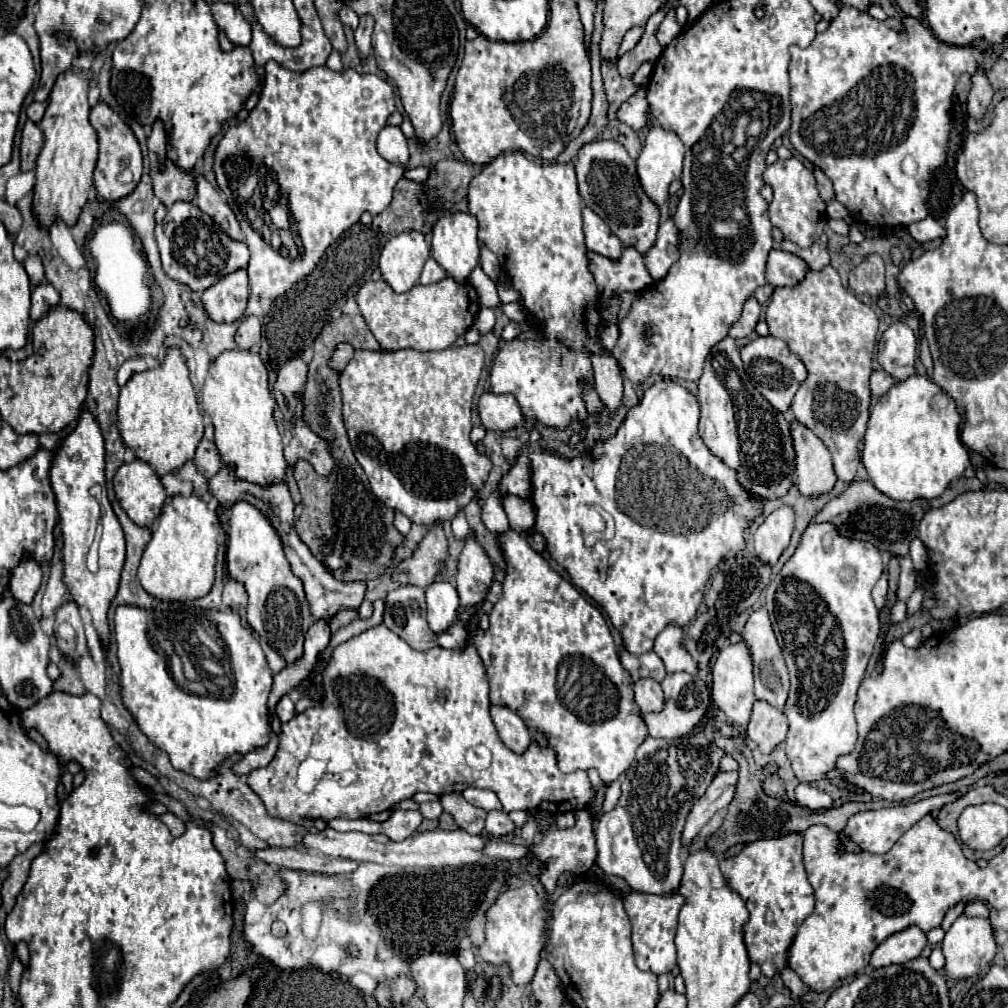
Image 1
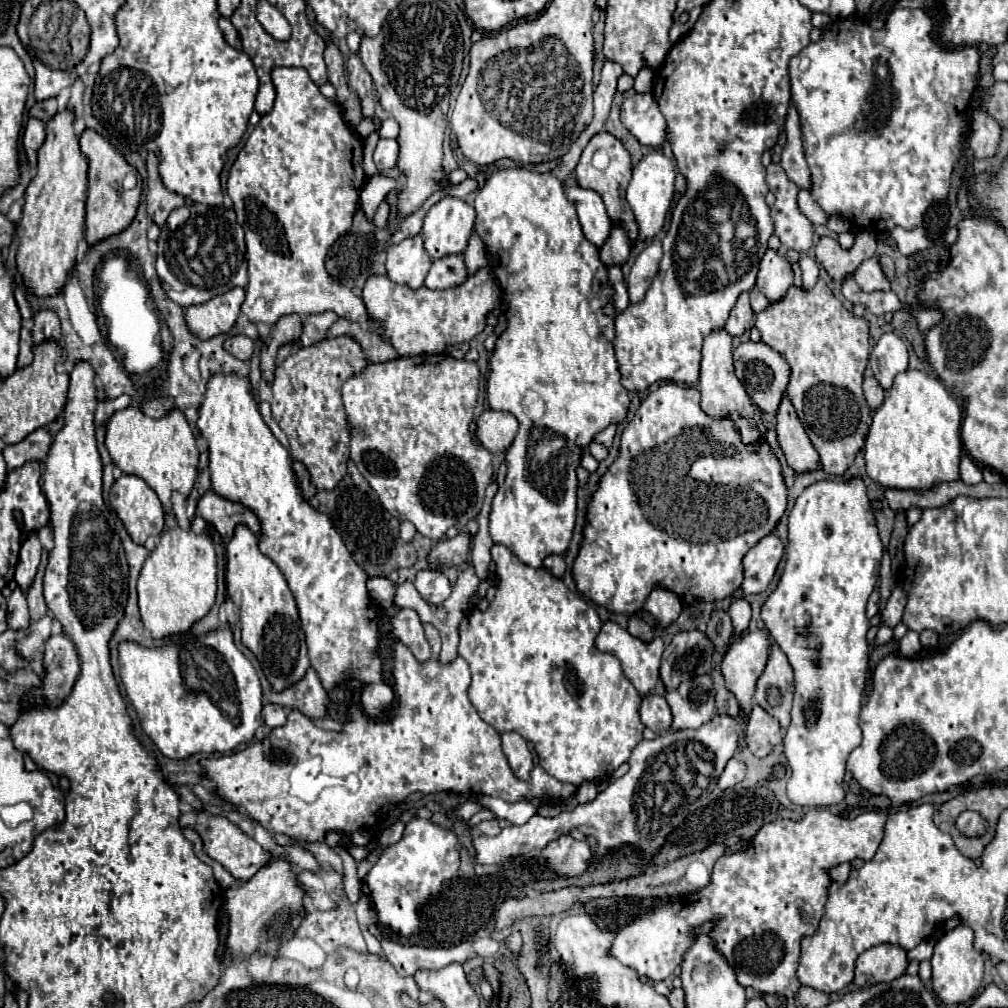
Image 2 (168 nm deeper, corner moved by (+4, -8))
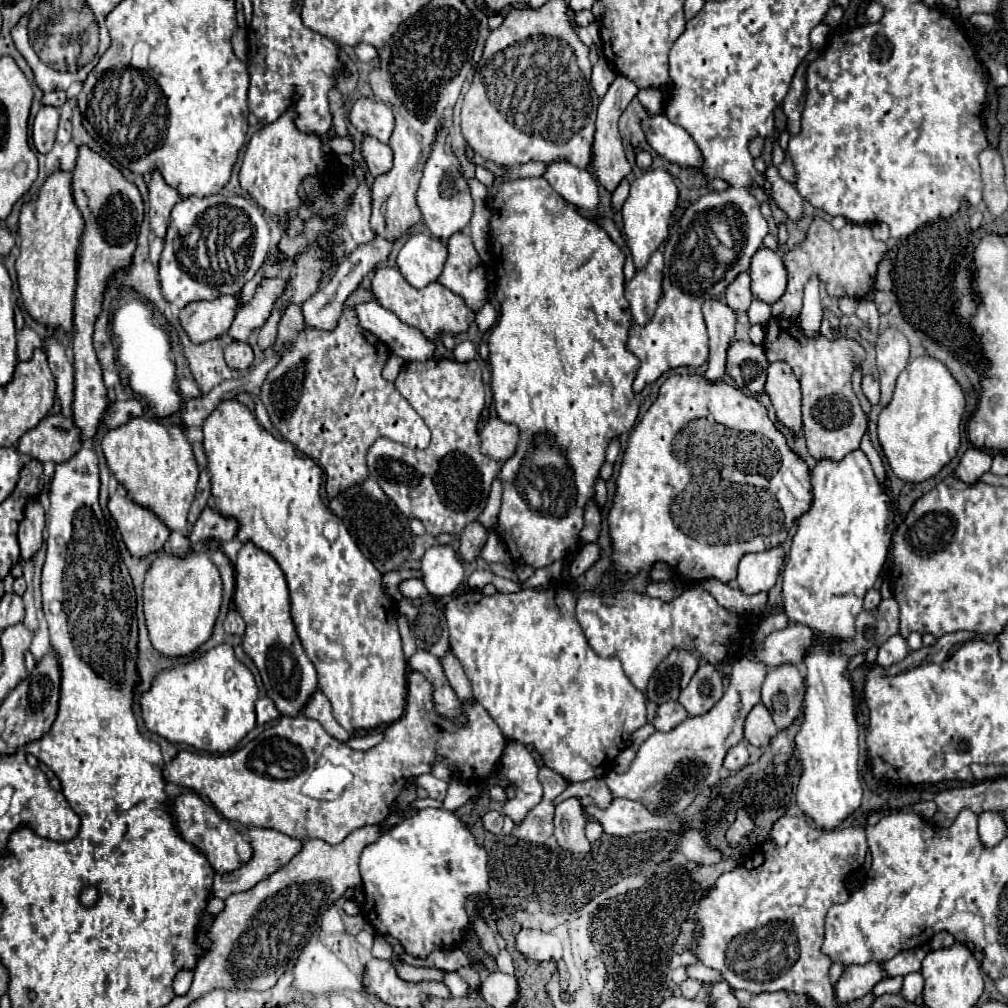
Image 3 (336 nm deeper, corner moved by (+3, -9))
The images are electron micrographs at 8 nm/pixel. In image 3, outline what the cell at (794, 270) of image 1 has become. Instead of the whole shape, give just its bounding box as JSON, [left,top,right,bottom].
[749,248,787,304]

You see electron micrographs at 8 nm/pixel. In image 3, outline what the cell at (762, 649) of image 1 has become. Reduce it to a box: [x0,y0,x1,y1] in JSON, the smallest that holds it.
[761,664,805,730]

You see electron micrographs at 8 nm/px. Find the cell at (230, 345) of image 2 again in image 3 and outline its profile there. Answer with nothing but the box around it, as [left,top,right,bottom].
[225,342,253,370]

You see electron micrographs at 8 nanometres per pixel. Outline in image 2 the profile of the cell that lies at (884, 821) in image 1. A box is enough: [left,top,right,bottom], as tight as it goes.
[610,807,888,997]

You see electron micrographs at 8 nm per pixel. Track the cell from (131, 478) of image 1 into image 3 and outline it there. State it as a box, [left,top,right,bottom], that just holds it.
[109,486,169,558]

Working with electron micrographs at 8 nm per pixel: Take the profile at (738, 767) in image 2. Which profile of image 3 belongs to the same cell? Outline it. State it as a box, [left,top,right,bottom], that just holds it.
[725,742,749,770]

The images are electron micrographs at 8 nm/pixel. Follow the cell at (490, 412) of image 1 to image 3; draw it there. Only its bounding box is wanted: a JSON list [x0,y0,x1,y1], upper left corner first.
[481,418,519,462]

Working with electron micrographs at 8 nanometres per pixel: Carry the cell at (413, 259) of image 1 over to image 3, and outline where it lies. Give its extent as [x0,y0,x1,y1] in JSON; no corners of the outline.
[397,234,447,288]

